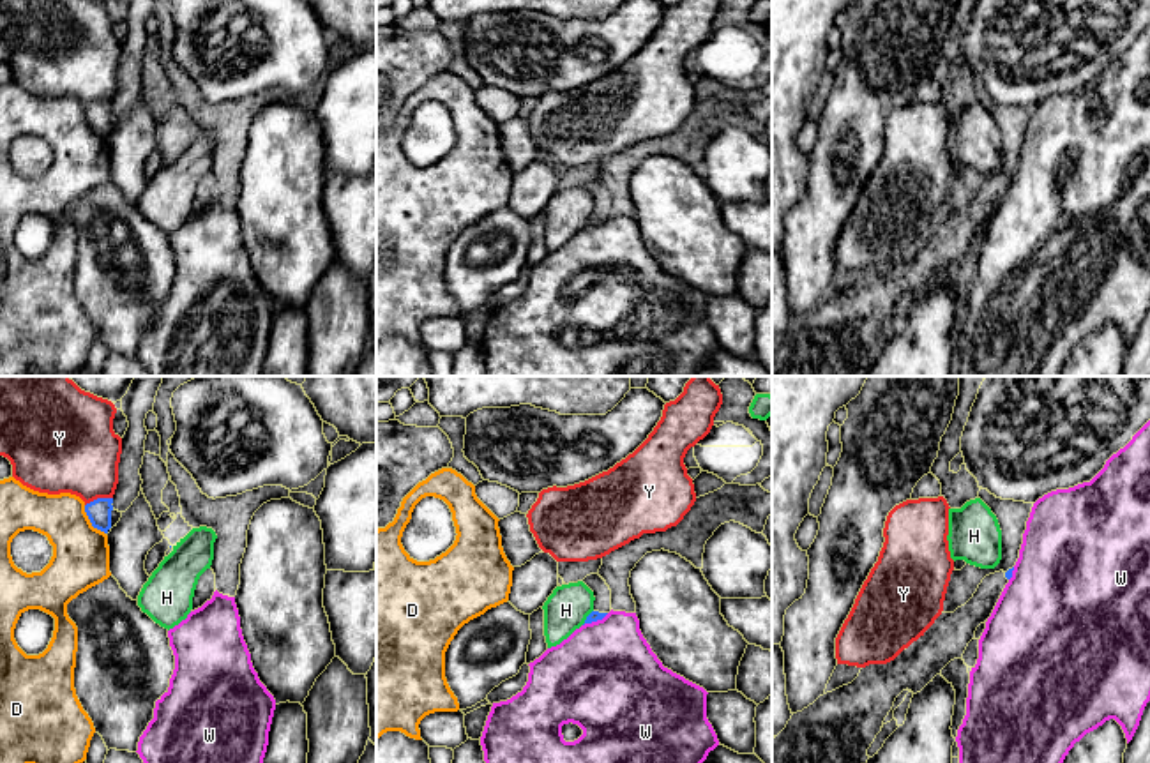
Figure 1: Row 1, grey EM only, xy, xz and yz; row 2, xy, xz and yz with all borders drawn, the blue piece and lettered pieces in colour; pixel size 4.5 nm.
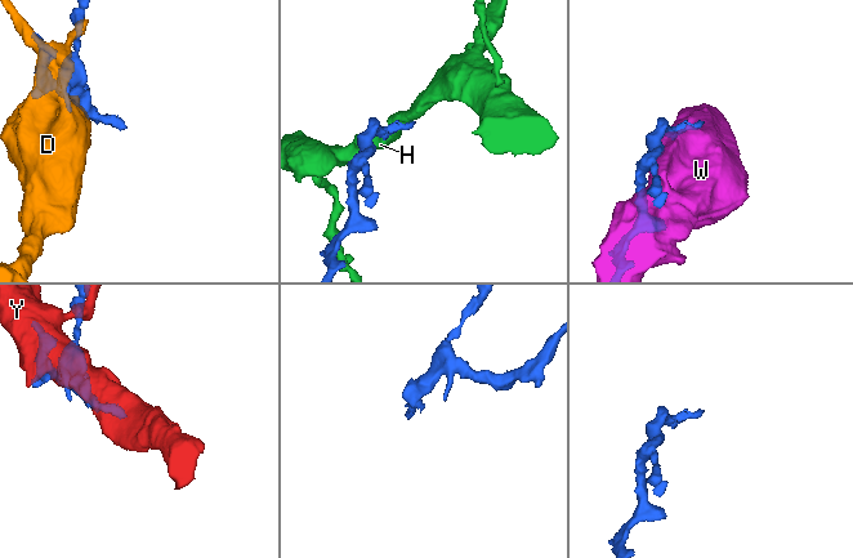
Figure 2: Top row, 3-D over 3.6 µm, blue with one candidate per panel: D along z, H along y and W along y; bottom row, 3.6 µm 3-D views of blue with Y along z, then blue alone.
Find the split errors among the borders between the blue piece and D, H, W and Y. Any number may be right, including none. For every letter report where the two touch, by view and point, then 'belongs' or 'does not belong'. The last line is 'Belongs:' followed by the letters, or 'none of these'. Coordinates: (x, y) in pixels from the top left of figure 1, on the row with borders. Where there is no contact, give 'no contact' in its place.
D: contact xy (90, 521); does not belong
H: contact xz (587, 617); does not belong
W: contact xz (596, 620); does not belong
Y: contact xy (98, 498); does not belong
Belongs: none of these

